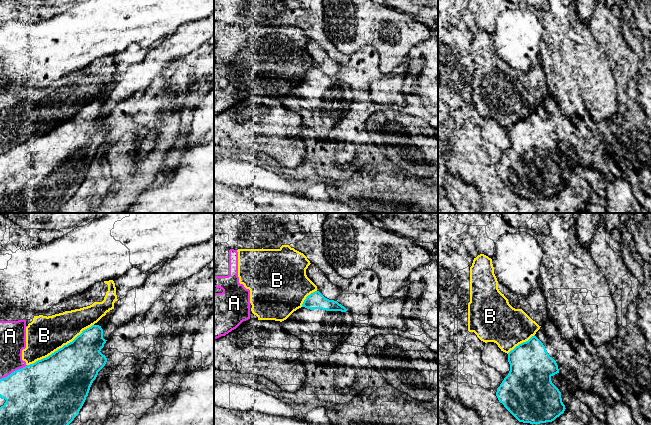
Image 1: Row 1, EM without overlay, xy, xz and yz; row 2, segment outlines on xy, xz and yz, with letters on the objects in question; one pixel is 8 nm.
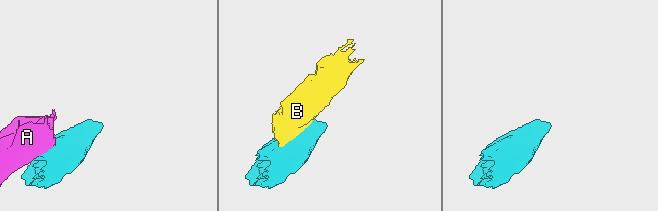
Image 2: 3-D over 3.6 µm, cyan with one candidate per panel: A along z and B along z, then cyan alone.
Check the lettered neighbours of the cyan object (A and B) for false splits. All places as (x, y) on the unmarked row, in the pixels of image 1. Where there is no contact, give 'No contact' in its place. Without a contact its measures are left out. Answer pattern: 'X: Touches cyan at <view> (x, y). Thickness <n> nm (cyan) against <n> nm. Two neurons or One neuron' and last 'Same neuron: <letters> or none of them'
A: Touches cyan at xy (14, 147). Thickness 480 nm (cyan) against 200 nm. Two neurons
B: Touches cyan at xy (60, 124). Thickness 440 nm (cyan) against 300 nm. Two neurons
Same neuron: none of them

